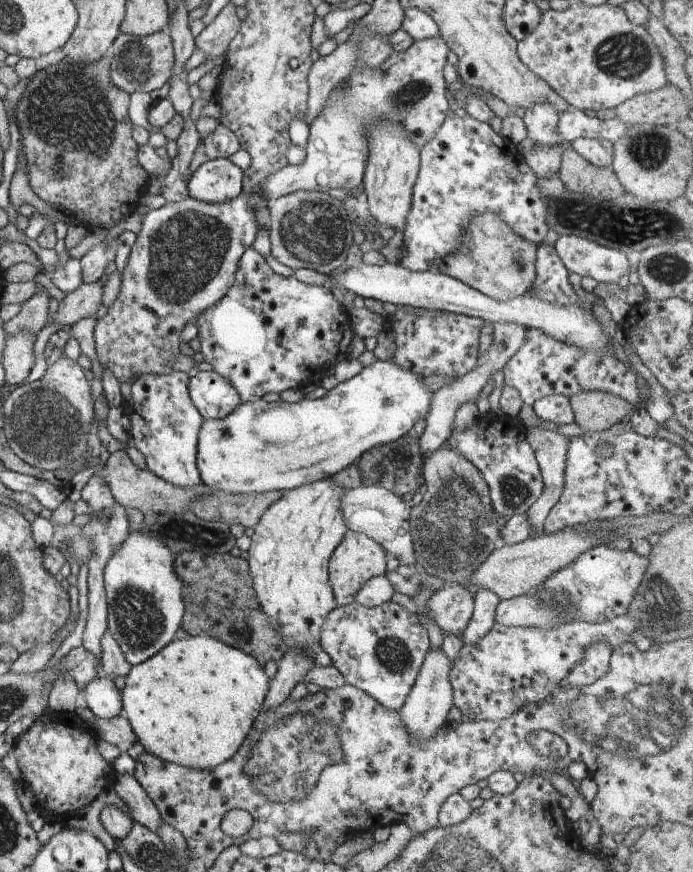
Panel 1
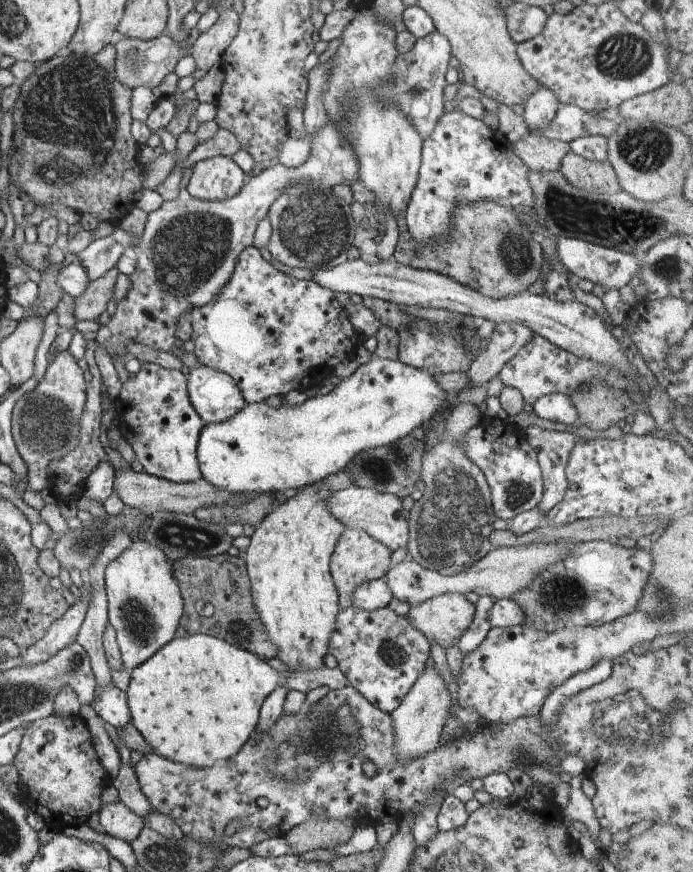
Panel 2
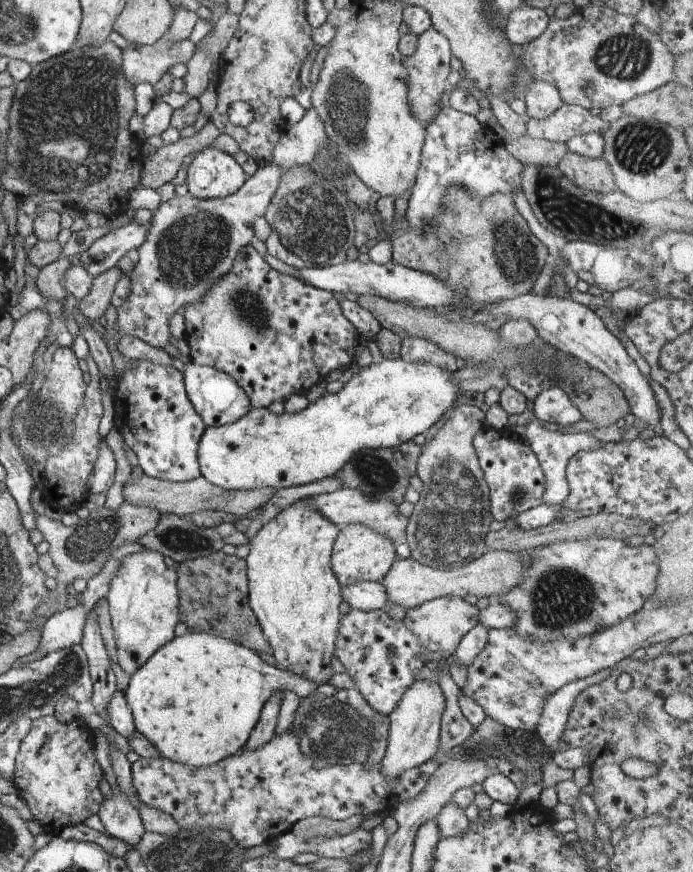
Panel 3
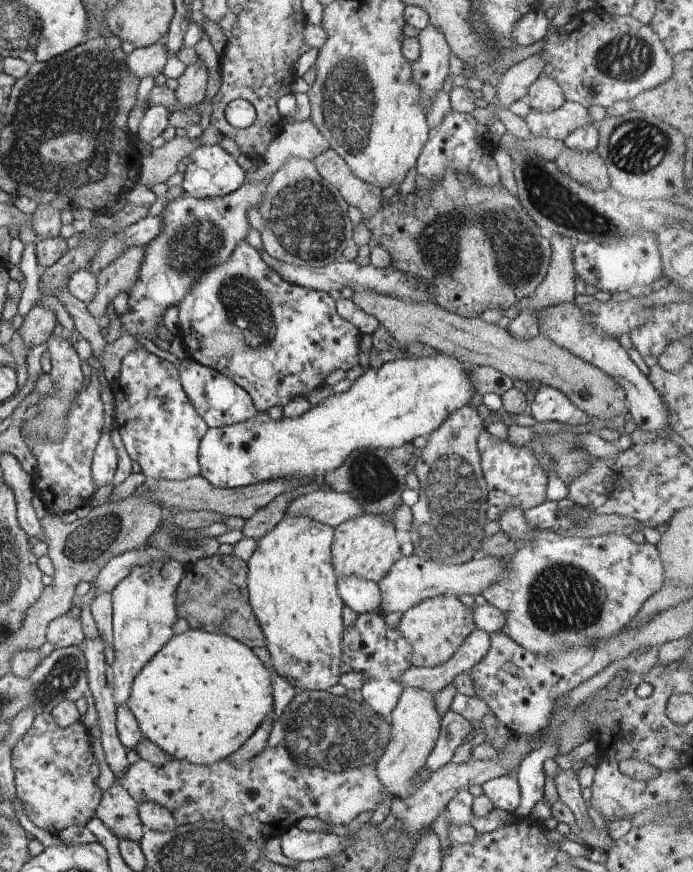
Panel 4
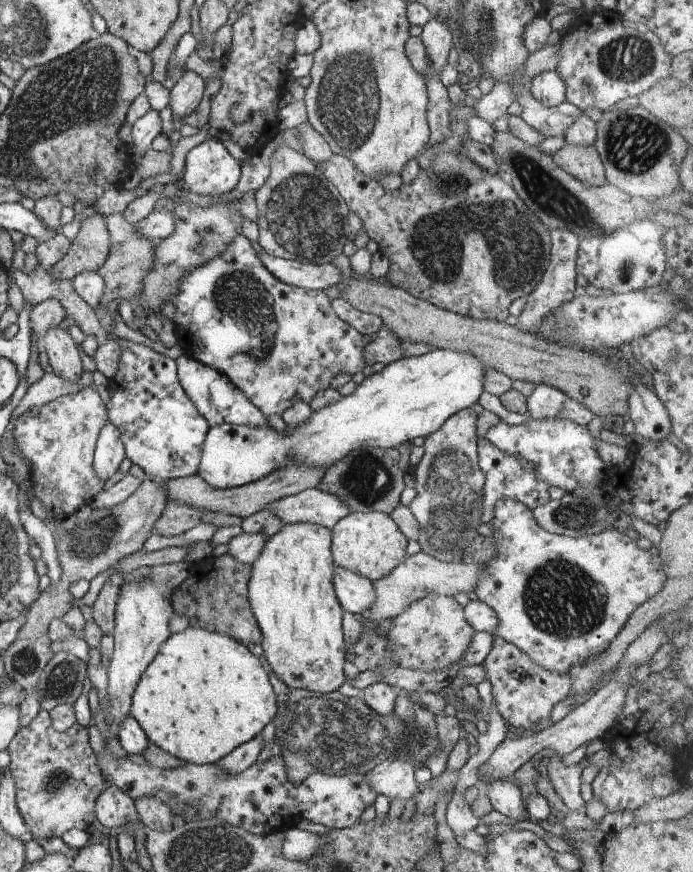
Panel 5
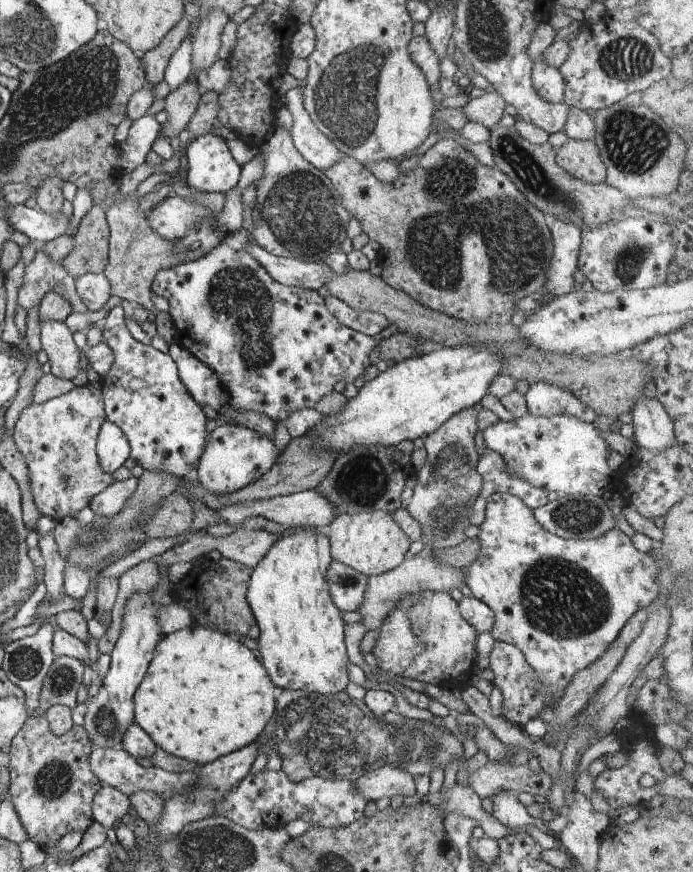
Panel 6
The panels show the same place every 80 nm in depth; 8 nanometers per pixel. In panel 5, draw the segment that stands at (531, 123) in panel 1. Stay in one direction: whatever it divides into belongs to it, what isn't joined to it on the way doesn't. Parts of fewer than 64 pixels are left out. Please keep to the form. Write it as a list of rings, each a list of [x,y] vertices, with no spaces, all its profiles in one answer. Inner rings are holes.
[[[544,71],[530,80],[530,94],[546,107],[555,107],[565,101],[565,84],[556,71]]]

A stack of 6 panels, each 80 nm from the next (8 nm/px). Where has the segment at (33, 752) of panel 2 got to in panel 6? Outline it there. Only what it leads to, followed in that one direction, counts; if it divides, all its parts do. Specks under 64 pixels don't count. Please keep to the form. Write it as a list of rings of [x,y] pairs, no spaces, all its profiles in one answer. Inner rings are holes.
[[[46,712],[29,716],[20,732],[12,739],[8,750],[11,799],[29,838],[48,851],[68,832],[84,833],[95,821],[92,810],[93,798],[104,784],[92,772],[89,763],[92,745],[84,725],[73,723],[73,727],[66,734],[56,736],[50,730]]]

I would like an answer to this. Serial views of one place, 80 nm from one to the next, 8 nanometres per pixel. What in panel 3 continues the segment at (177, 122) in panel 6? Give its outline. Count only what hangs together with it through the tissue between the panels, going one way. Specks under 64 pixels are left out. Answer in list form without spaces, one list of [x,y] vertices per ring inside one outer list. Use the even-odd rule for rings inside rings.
[[[231,12],[222,14],[215,23],[214,30],[196,44],[195,52],[186,64],[188,72],[183,78],[185,86],[182,94],[189,94],[190,98],[202,96],[211,79],[212,62],[220,59],[220,52],[226,49],[234,37],[238,22],[238,15]]]

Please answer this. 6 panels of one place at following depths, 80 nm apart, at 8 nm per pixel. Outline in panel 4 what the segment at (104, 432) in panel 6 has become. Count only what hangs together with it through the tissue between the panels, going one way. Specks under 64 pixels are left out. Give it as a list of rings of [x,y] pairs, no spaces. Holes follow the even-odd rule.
[[[110,428],[100,436],[100,441],[93,455],[91,472],[94,484],[98,484],[98,489],[113,482],[118,466],[118,450],[111,440],[112,430],[113,428]]]

